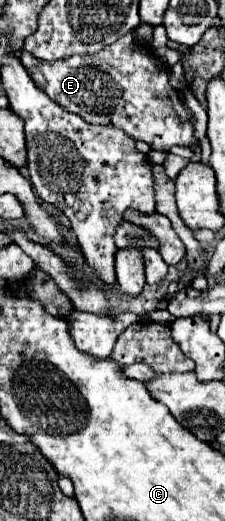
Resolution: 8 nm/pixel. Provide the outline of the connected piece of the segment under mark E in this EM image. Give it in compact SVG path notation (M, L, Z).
M127 32L97 54L71 56L53 62L39 60L23 50L21 64L37 88L83 120L93 124L115 124L155 150L169 150L171 146L191 148L193 144L199 144L195 138L195 116L171 88L167 66L153 56L151 48L139 44L133 32Z

